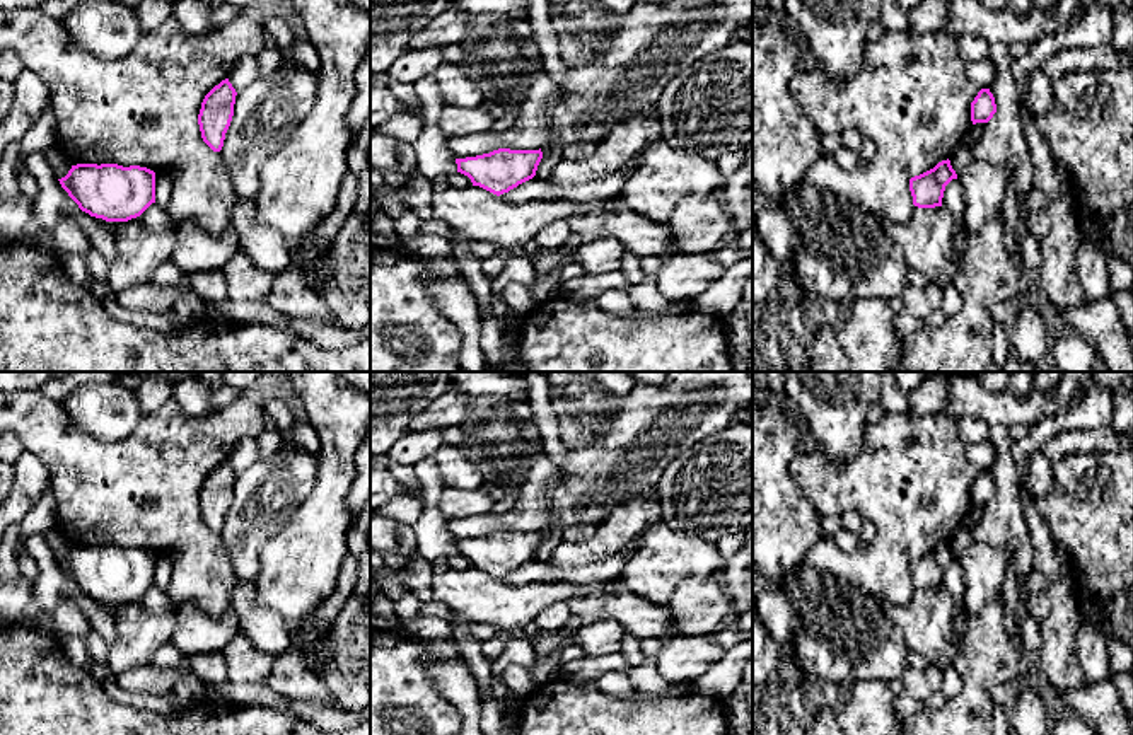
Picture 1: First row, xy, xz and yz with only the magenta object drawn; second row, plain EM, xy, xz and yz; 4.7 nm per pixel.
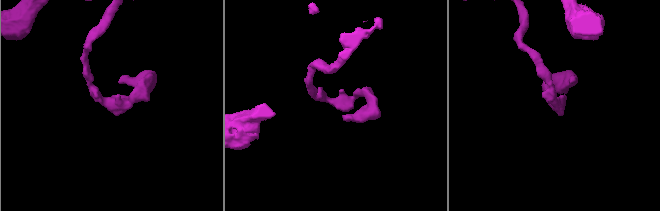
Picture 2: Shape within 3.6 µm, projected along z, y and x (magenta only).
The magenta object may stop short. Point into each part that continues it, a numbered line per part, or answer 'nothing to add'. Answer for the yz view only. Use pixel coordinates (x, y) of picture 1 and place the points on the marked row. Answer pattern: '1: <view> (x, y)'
nothing to add

